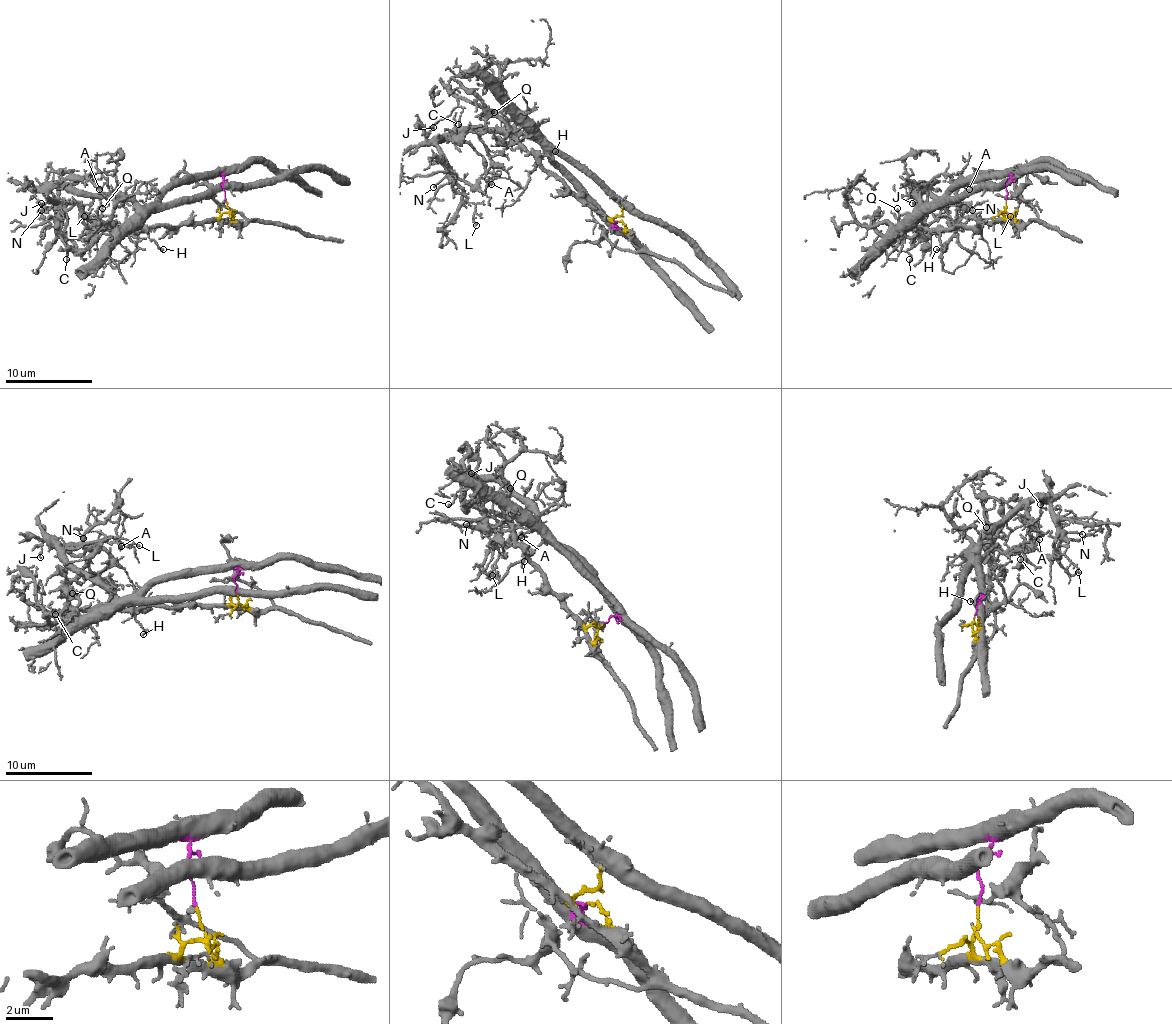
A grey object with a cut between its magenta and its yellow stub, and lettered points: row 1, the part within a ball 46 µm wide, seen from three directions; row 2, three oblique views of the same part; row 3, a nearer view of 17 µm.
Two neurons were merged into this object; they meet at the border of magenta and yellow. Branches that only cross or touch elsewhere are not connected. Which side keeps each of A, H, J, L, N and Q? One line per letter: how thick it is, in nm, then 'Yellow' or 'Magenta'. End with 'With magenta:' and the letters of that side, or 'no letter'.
A: Thickness 100 nm. Magenta
H: Thickness 100 nm. Yellow
J: Thickness 120 nm. Magenta
L: Thickness 140 nm. Magenta
N: Thickness 120 nm. Magenta
Q: Thickness 150 nm. Yellow
With magenta: A, J, L, N

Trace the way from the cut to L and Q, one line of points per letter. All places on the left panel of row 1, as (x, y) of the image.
L: (224, 199), (220, 175), (185, 175), (142, 206), (59, 186), (46, 193), (61, 208), (79, 201), (83, 217)
Q: (226, 199), (226, 212), (205, 221), (153, 225), (135, 232), (120, 227), (98, 227), (96, 219), (103, 208)

